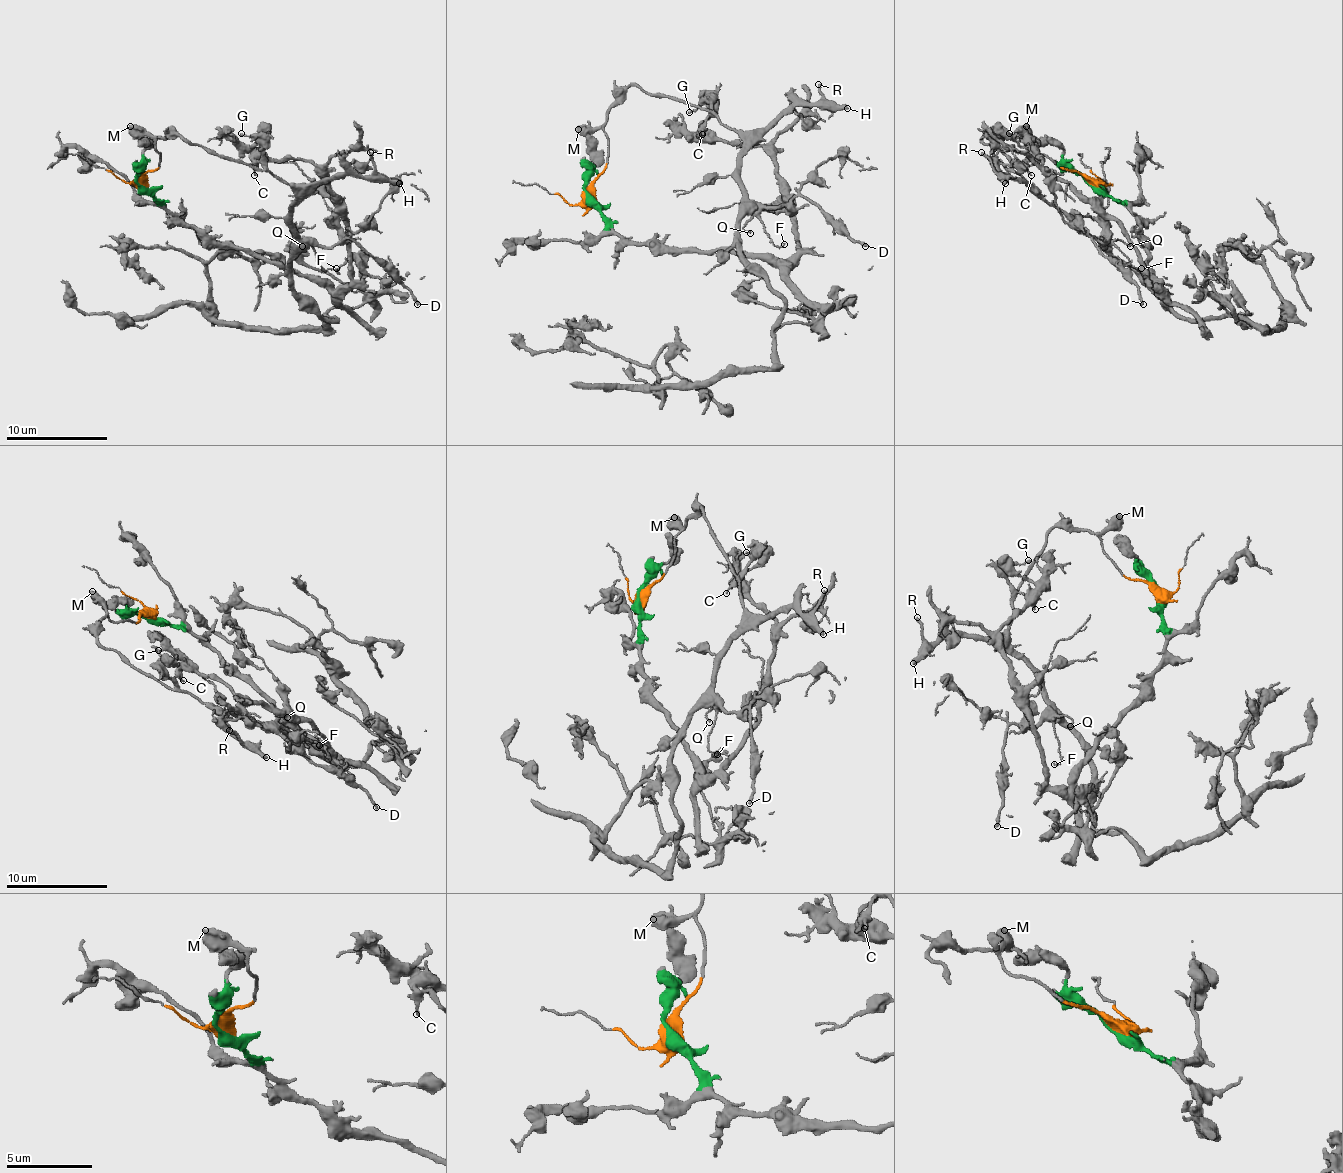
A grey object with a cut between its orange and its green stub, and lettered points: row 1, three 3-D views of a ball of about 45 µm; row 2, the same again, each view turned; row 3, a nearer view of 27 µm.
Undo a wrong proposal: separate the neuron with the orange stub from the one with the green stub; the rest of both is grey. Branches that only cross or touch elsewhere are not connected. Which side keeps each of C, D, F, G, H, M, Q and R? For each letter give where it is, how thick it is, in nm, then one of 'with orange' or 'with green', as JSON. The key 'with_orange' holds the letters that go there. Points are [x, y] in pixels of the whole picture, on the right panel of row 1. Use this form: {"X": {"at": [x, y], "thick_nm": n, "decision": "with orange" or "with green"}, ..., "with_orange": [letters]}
{"C": {"at": [1031, 175], "thick_nm": 160, "decision": "with orange"}, "D": {"at": [1143, 304], "thick_nm": 200, "decision": "with orange"}, "F": {"at": [1141, 268], "thick_nm": 120, "decision": "with orange"}, "G": {"at": [1009, 133], "thick_nm": 120, "decision": "with orange"}, "H": {"at": [1005, 183], "thick_nm": 340, "decision": "with orange"}, "M": {"at": [1026, 126], "thick_nm": 650, "decision": "with orange"}, "Q": {"at": [1130, 246], "thick_nm": 140, "decision": "with orange"}, "R": {"at": [981, 152], "thick_nm": 190, "decision": "with orange"}, "with_orange": ["C", "D", "F", "G", "H", "M", "Q", "R"]}

